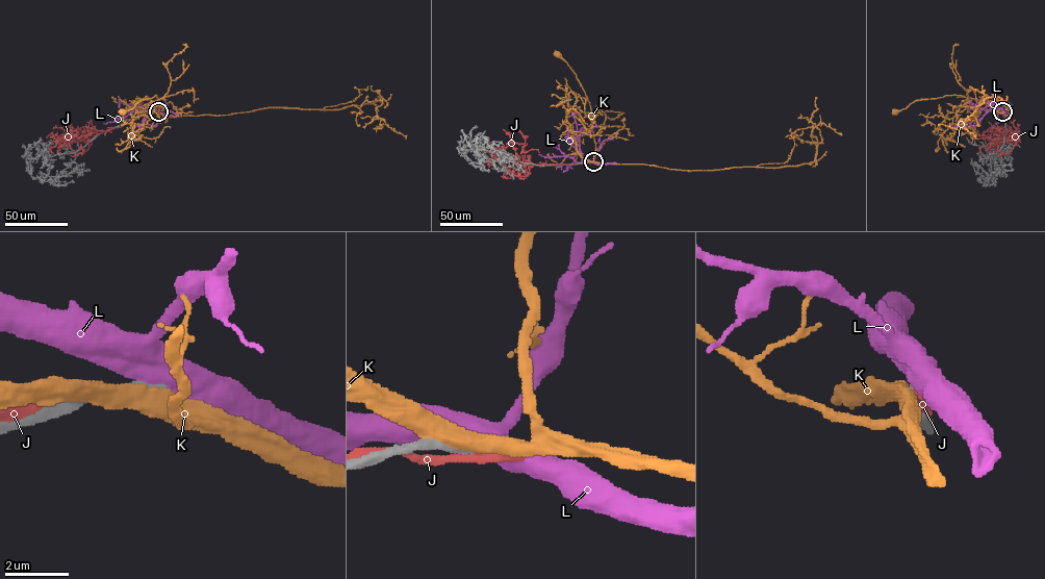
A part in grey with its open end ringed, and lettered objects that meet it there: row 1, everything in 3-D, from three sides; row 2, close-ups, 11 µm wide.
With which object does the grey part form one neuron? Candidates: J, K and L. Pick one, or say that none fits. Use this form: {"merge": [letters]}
{"merge": []}

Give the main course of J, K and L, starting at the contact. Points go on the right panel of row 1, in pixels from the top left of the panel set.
J: (1002, 111), (1003, 137), (1017, 143), (999, 144), (992, 140), (980, 147), (980, 153)
K: (1002, 112), (982, 101), (958, 95), (915, 100), (895, 111)
L: (1002, 111), (1001, 108), (990, 109), (977, 125), (956, 125), (953, 128)

